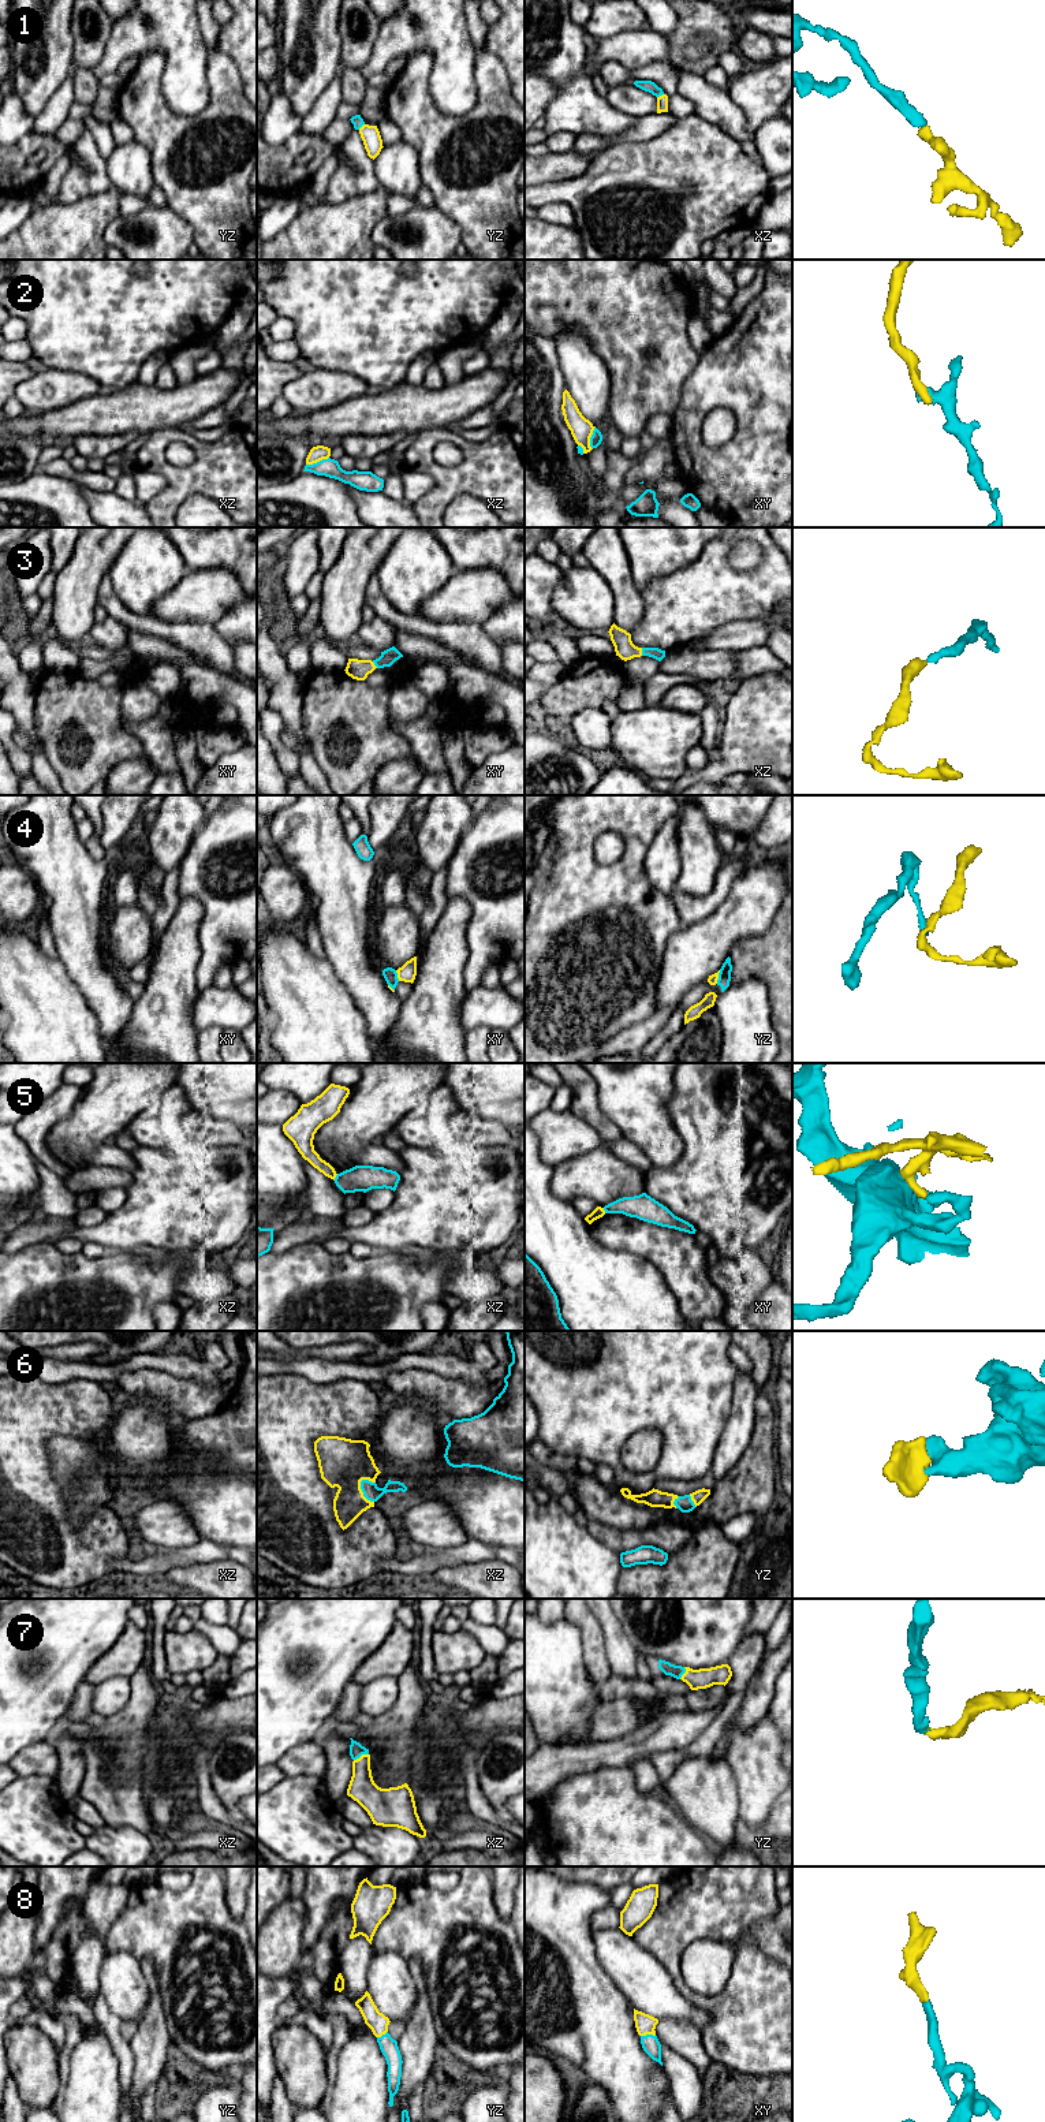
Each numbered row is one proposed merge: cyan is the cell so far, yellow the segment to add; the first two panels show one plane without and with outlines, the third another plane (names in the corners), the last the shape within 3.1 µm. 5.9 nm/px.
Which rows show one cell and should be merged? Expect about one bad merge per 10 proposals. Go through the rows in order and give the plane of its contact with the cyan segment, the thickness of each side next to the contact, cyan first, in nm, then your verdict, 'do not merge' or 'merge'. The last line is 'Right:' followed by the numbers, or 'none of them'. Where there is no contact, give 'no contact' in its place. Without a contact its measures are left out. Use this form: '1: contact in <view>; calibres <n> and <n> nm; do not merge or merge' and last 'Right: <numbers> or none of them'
1: contact in xz; calibres 70 and 60 nm; merge
2: contact in xz; calibres 110 and 90 nm; do not merge
3: contact in xz; calibres 70 and 120 nm; merge
4: contact in xy; calibres 80 and 100 nm; do not merge
5: contact in xz; calibres 160 and 90 nm; do not merge
6: contact in xz; calibres 100 and 280 nm; merge
7: contact in xz; calibres 80 and 160 nm; merge
8: contact in xy; calibres 110 and 120 nm; merge
Right: 1, 3, 6, 7, 8

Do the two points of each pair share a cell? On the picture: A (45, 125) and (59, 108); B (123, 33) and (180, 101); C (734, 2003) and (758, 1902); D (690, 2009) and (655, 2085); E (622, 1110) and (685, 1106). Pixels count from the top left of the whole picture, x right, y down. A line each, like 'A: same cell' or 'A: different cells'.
A: same cell
B: same cell
C: same cell
D: different cells
E: different cells

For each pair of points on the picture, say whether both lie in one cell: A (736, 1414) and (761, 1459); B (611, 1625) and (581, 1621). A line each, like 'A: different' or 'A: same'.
A: different
B: different

